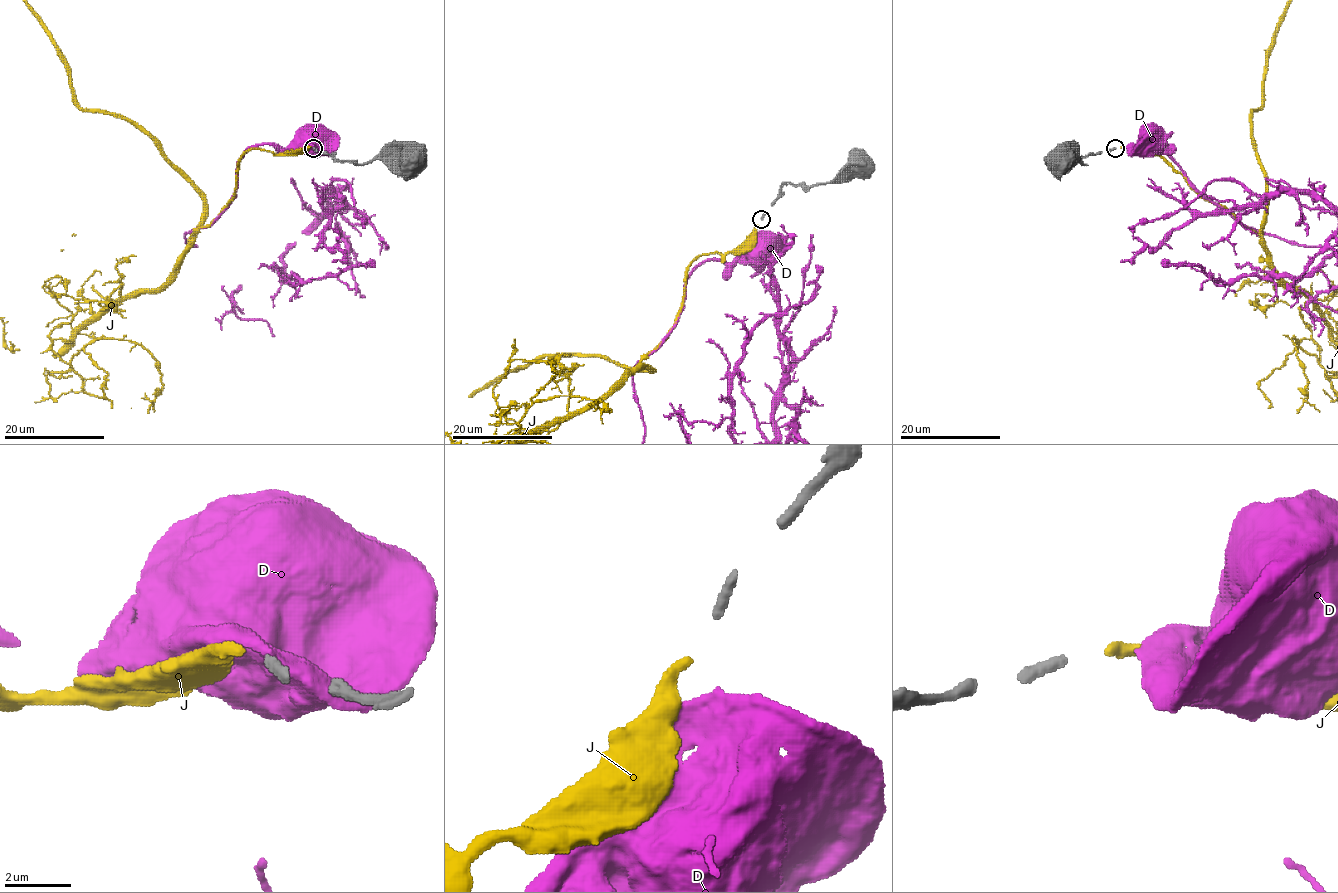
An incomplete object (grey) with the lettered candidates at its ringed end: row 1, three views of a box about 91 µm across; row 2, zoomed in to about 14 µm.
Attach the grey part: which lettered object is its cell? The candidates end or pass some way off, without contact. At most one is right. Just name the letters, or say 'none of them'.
J

